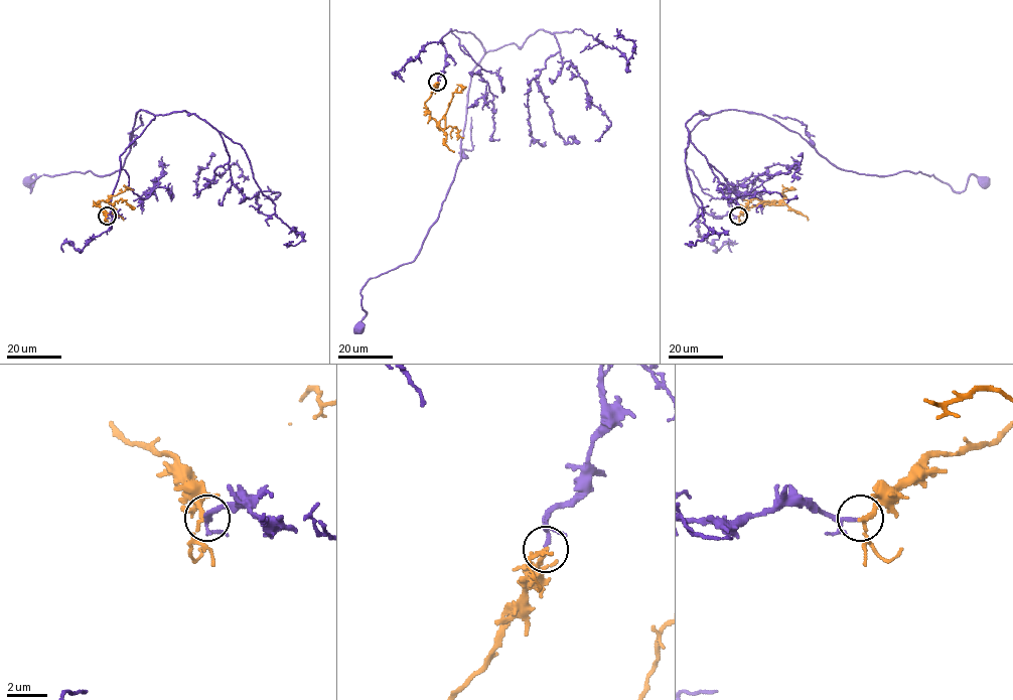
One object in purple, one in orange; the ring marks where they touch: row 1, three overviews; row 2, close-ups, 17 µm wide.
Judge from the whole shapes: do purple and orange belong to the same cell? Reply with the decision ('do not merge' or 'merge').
merge

